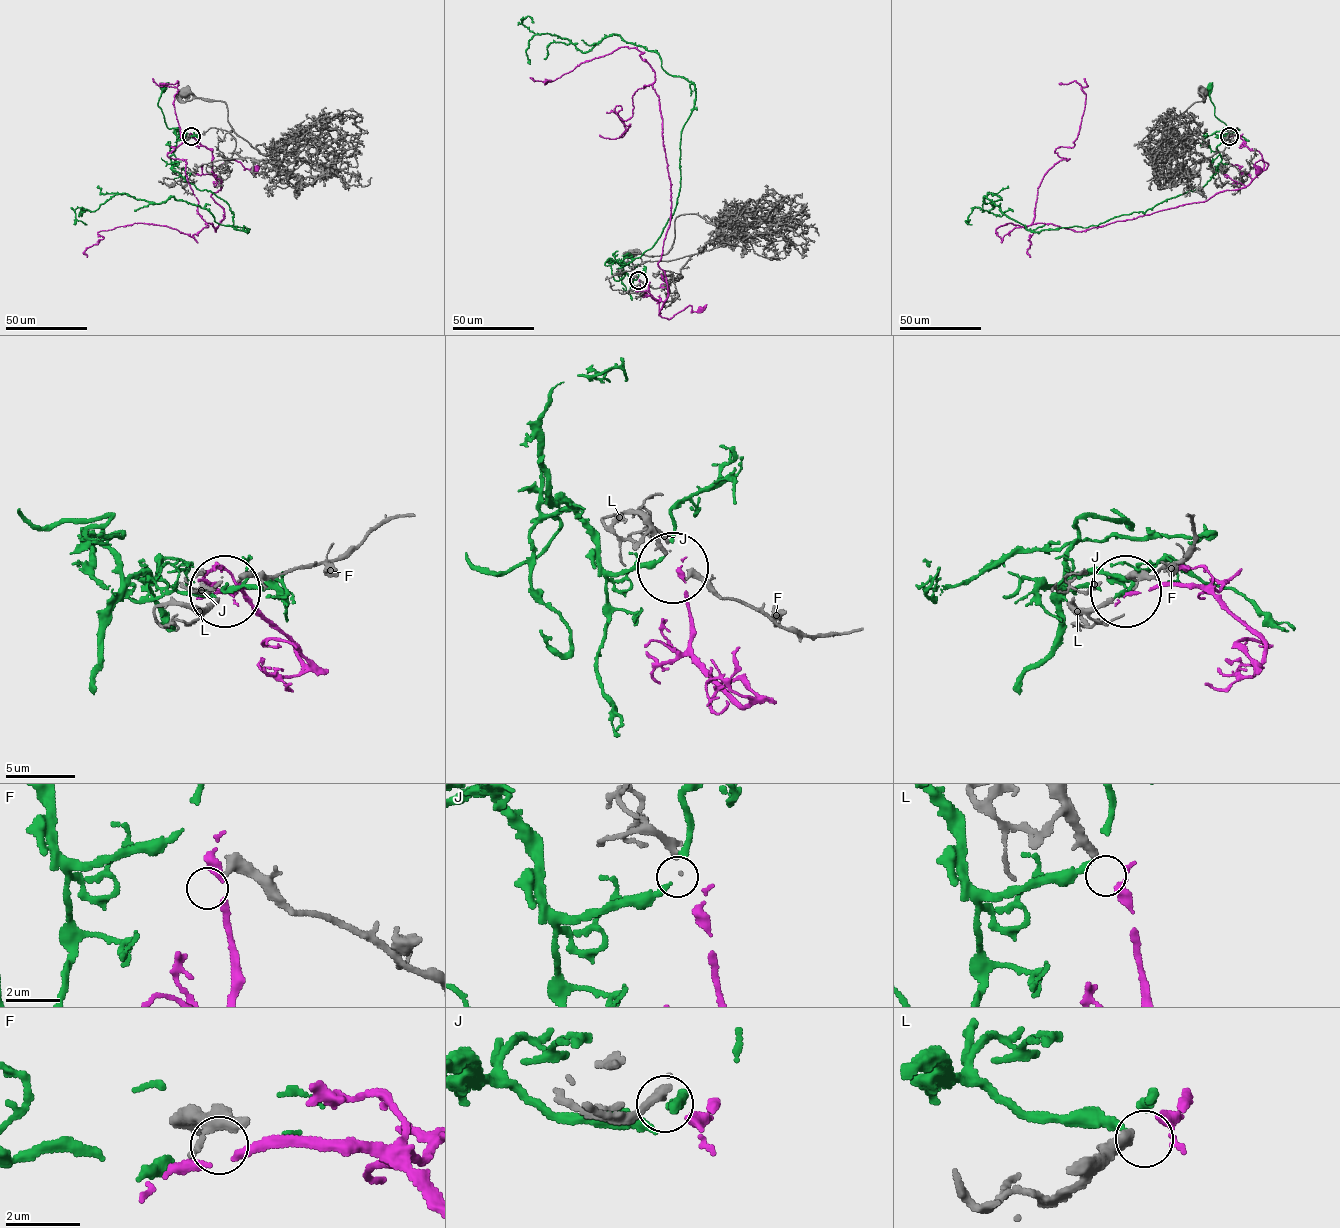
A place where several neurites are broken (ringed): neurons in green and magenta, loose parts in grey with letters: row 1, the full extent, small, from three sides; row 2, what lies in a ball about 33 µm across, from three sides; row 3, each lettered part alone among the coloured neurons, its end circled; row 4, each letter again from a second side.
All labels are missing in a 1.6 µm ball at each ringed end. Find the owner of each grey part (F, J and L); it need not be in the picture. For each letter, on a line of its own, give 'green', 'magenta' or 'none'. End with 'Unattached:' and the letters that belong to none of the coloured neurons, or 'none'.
F: none
J: green
L: none
Unattached: F, L

